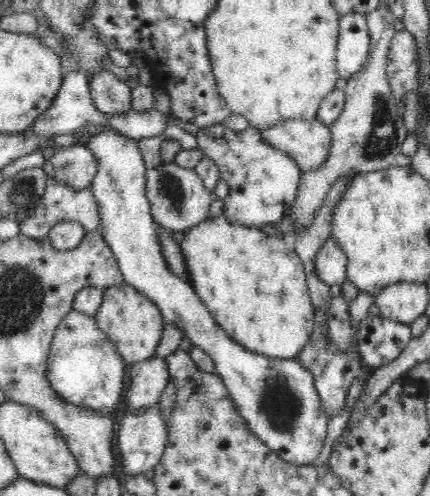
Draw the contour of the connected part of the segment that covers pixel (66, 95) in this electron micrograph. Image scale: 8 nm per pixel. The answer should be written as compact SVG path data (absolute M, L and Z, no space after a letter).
M85 69L69 72L62 81L60 90L54 98L54 102L42 113L40 117L34 120L26 130L23 130L24 136L43 136L51 138L59 134L71 134L75 131L81 131L84 126L90 124L109 124L109 115L100 112L92 100L89 84L91 81L91 72Z

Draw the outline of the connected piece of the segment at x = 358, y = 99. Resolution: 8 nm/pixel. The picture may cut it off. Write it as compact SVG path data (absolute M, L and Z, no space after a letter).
M384 2L374 12L367 15L370 33L370 50L362 68L347 81L345 103L340 116L329 126L331 134L330 154L320 167L311 171L302 171L298 183L297 198L289 208L294 219L295 234L306 230L316 212L324 204L328 190L336 180L344 178L350 170L366 174L394 166L396 156L402 153L402 143L408 134L404 127L403 115L398 113L398 100L392 95L386 76L386 62L394 29L394 16Z

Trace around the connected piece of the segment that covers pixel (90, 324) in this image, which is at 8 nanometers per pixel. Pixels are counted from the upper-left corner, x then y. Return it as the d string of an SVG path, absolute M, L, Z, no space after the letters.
M72 308L53 334L47 363L47 378L58 397L79 407L92 408L101 416L108 416L122 400L124 374L126 362L98 328L95 317Z

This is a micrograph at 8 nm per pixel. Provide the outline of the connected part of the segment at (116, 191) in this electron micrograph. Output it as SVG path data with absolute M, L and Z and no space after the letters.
M108 127L98 134L86 136L85 143L90 151L94 152L94 159L98 161L98 168L90 187L100 207L100 231L117 260L124 282L146 295L159 308L165 323L173 324L183 330L184 338L188 338L192 346L204 350L212 358L216 367L215 375L222 377L229 396L239 406L242 419L255 437L278 453L282 460L302 466L312 465L322 452L330 420L324 412L320 396L316 391L315 377L295 358L270 358L249 351L238 344L228 336L222 326L218 325L191 283L170 272L162 254L157 234L158 226L153 221L145 191L146 166L138 141L125 137L112 127Z

